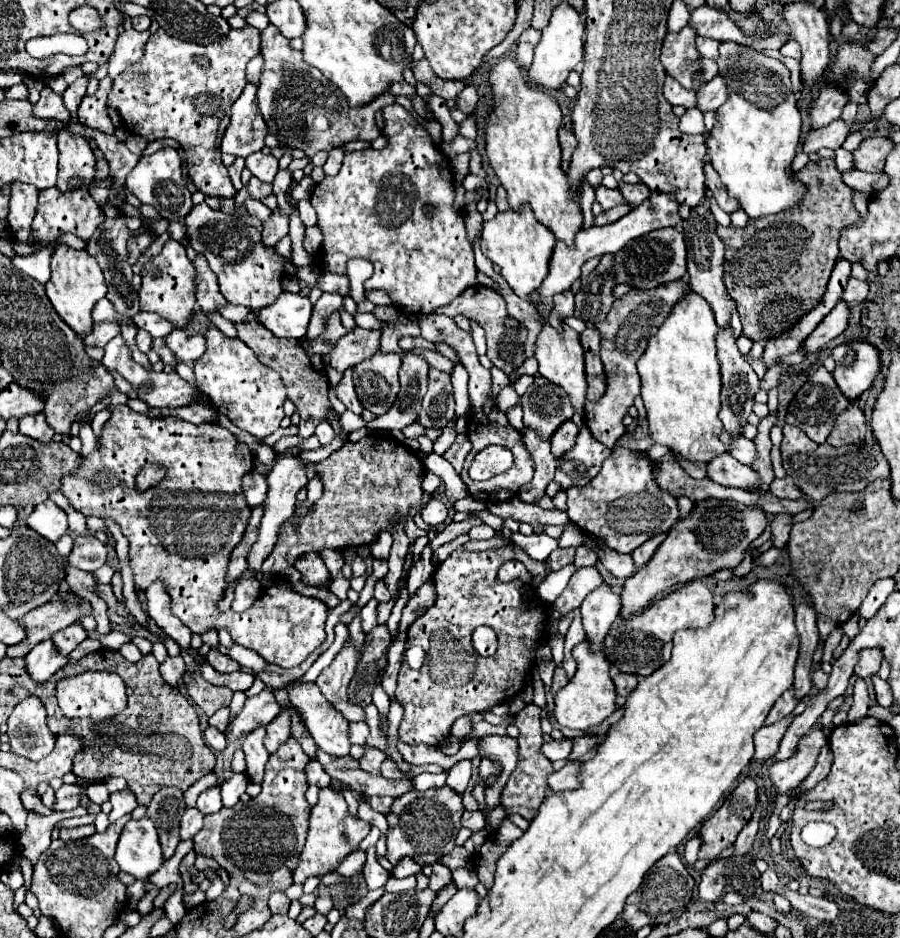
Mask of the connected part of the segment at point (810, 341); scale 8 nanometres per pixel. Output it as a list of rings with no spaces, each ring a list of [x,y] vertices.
[[[841,301],[835,305],[835,309],[813,329],[813,333],[803,341],[801,349],[811,355],[819,349],[823,349],[831,339],[841,335],[847,329],[847,319],[849,319],[849,307]]]

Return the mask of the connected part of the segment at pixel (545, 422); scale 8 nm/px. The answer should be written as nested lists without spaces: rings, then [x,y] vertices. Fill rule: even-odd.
[[[535,377],[533,385],[521,397],[523,425],[533,429],[541,441],[551,441],[551,435],[569,421],[575,413],[569,395],[545,377]]]

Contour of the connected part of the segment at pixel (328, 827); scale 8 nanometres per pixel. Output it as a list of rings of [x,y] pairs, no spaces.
[[[331,787],[319,791],[319,801],[311,809],[311,819],[309,819],[309,835],[307,843],[299,855],[297,869],[293,871],[293,881],[295,883],[305,883],[309,875],[325,875],[333,867],[341,863],[371,831],[371,825],[367,821],[361,821],[359,817],[353,817],[347,811],[347,803],[343,795]]]

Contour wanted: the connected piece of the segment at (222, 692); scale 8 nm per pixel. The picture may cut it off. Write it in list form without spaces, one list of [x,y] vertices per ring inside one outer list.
[[[197,653],[197,659],[195,659],[195,671],[189,673],[185,671],[183,675],[183,683],[185,683],[185,689],[187,689],[187,695],[193,699],[193,703],[207,715],[211,717],[217,709],[221,707],[227,707],[231,703],[231,689],[227,687],[213,687],[211,683],[207,683],[201,675],[201,663],[205,661],[203,655]]]

